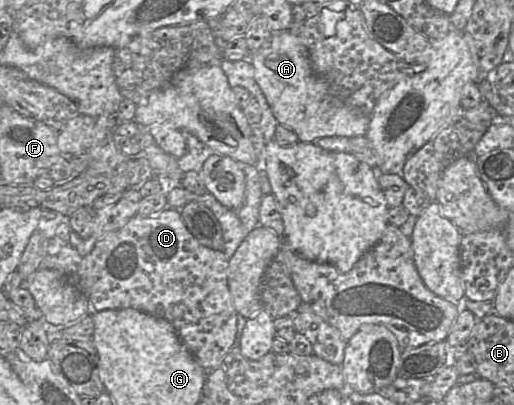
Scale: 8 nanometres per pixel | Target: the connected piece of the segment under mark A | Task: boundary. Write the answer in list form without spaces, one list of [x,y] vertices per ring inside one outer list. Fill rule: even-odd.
[[[289,31],[274,32],[271,42],[249,58],[254,68],[255,80],[278,124],[292,129],[299,141],[315,142],[322,137],[352,138],[366,134],[370,116],[331,93],[325,81],[313,72],[300,37]]]

